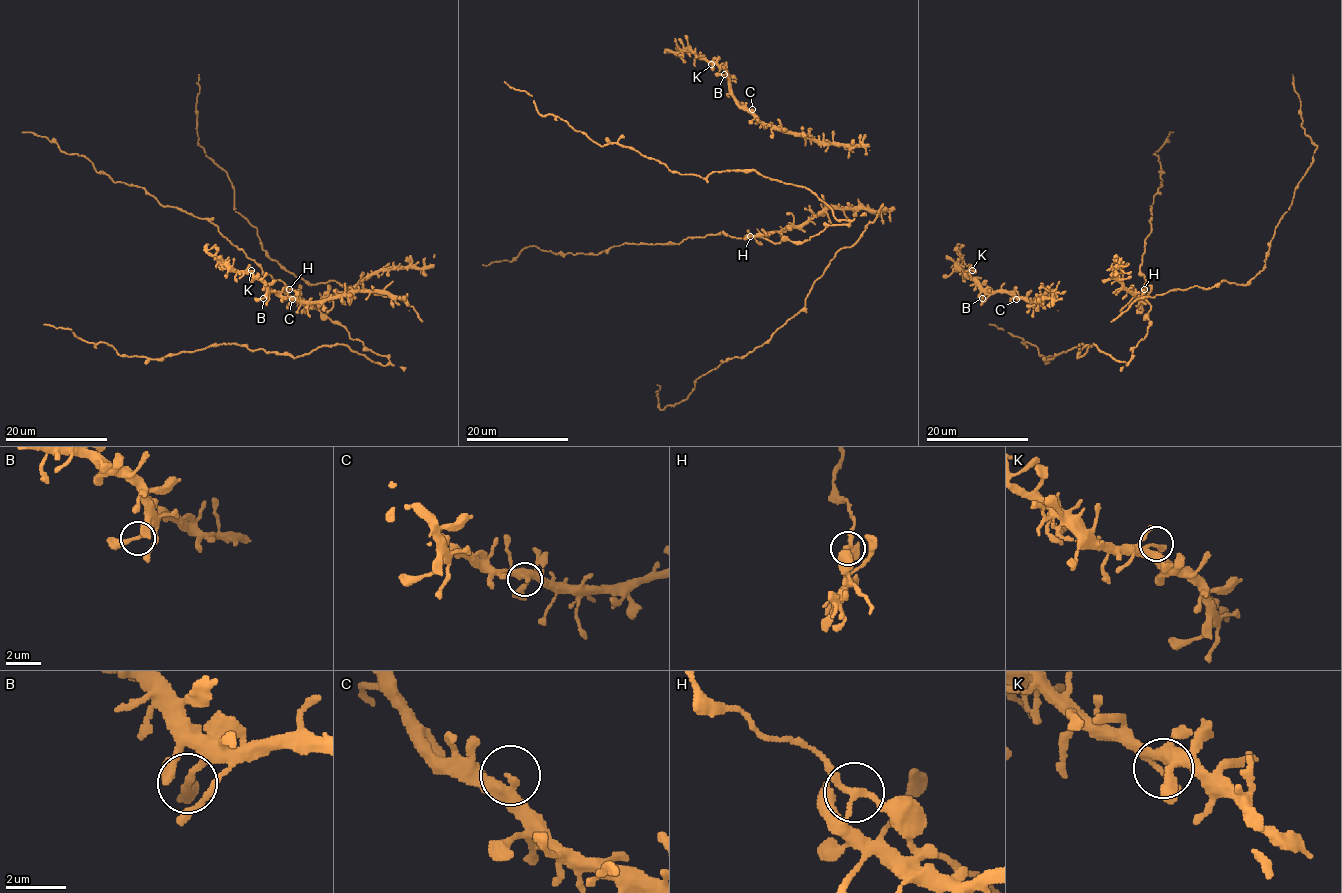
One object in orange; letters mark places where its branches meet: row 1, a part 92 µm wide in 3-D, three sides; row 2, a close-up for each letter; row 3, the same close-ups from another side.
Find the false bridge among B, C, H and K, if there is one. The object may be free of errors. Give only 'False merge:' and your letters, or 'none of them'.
False merge: none of them

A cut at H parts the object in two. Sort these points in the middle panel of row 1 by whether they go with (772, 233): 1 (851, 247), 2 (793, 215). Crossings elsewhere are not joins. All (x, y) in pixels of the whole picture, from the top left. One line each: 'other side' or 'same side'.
1: same side
2: same side

